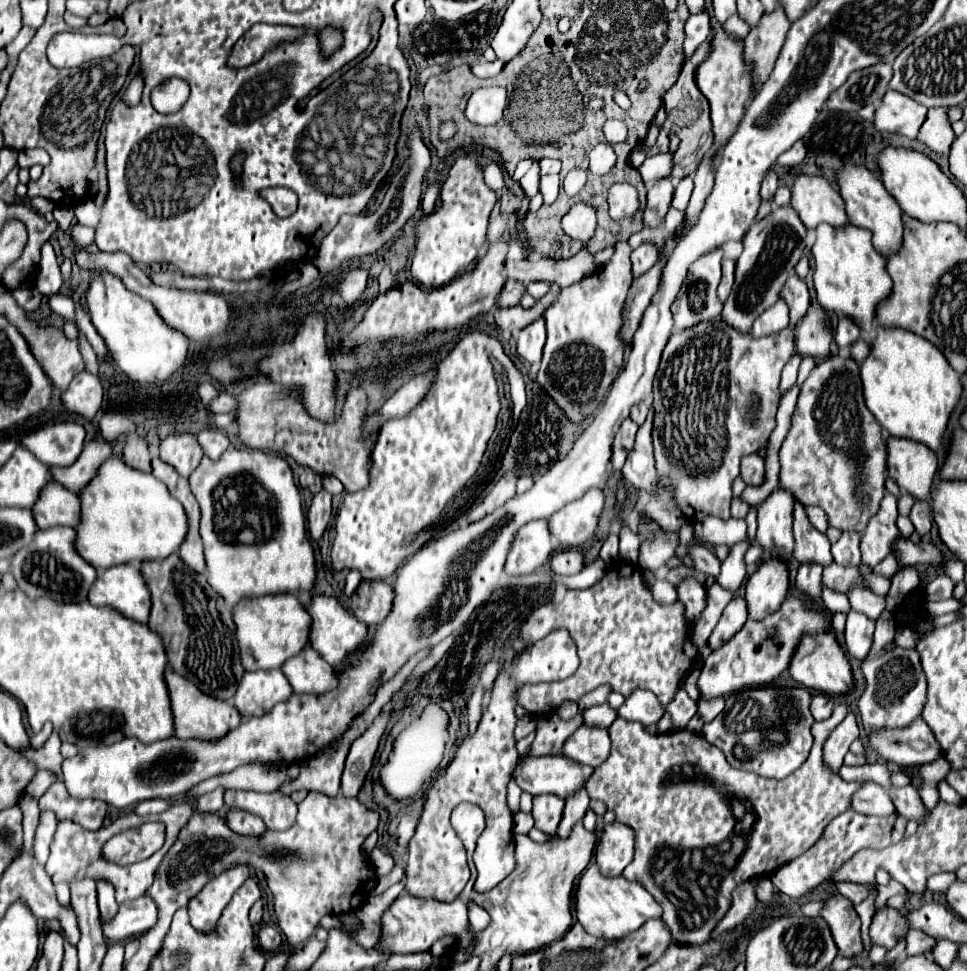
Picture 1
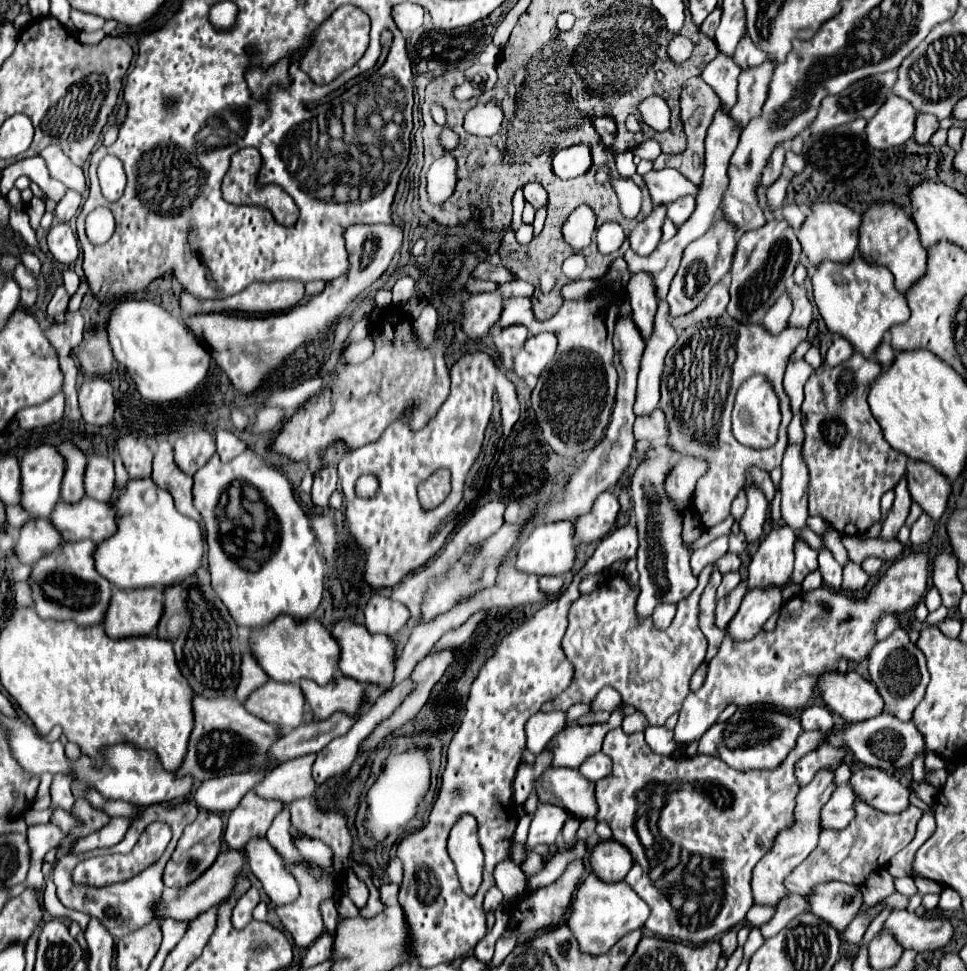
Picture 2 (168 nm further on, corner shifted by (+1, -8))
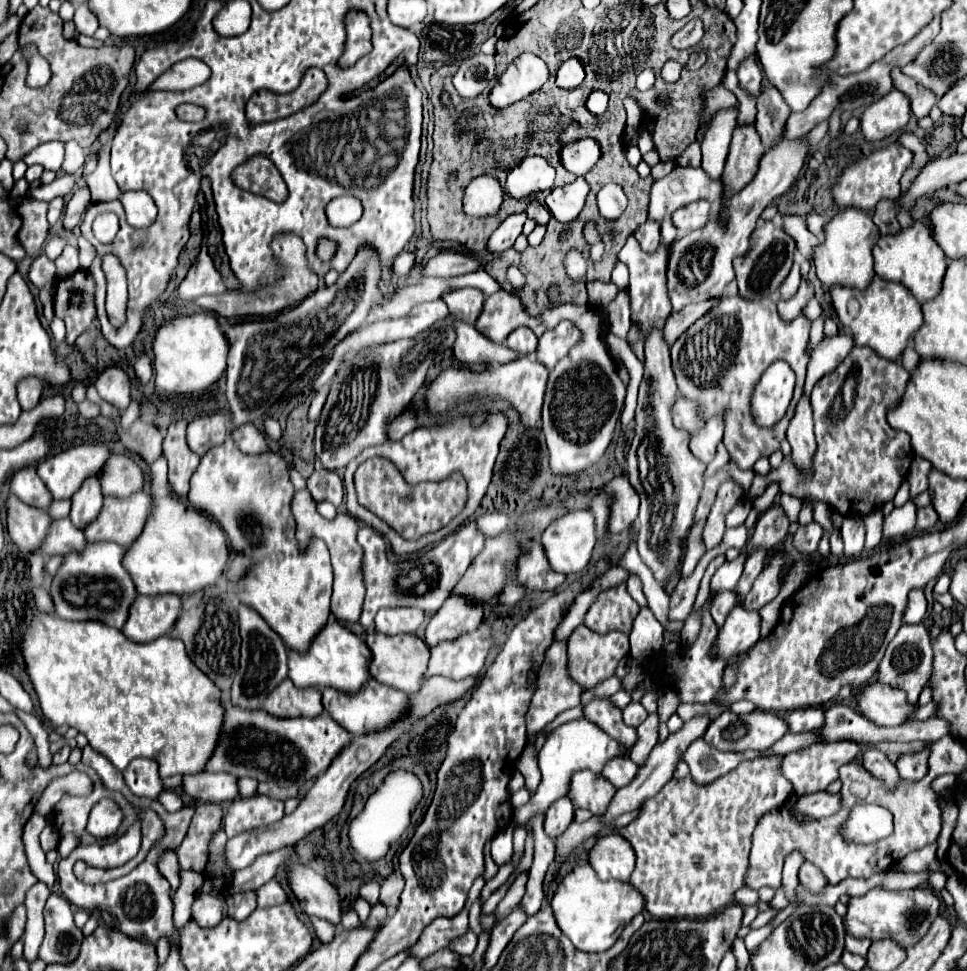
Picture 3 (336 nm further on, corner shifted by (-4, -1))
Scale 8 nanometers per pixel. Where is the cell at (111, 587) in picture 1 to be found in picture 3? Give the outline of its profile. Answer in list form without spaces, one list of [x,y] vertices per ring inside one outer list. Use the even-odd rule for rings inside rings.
[[[165,594],[165,598],[137,596],[133,610],[129,610],[129,622],[125,622],[123,634],[133,642],[151,642],[165,636],[181,614],[181,598]]]

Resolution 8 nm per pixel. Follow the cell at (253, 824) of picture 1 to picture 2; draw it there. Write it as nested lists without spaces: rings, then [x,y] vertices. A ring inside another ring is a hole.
[[[266,837],[250,839],[244,847],[244,853],[252,873],[258,877],[274,905],[286,905],[298,897],[296,879],[284,869],[282,857]]]

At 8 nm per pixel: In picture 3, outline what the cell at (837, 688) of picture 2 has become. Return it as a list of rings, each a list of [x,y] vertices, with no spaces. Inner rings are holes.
[[[875,682],[863,688],[859,696],[859,708],[865,718],[879,726],[901,726],[913,716],[917,706],[909,704],[903,690]]]

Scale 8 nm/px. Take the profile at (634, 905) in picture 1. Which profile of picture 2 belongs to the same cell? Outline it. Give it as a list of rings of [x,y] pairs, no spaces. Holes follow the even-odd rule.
[[[590,873],[584,877],[584,881],[578,887],[576,899],[572,903],[572,911],[568,913],[568,919],[566,919],[566,925],[572,929],[584,953],[600,955],[600,953],[606,953],[626,933],[634,929],[642,929],[648,917],[650,917],[648,905],[636,893],[632,893],[632,889],[628,889],[624,881],[604,883],[600,881],[598,875]]]

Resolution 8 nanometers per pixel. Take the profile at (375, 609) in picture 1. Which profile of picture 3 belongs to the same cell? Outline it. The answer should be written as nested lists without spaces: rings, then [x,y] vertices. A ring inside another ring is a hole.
[[[401,608],[401,610],[379,610],[375,616],[377,632],[386,635],[409,634],[425,622],[425,612],[419,608]]]

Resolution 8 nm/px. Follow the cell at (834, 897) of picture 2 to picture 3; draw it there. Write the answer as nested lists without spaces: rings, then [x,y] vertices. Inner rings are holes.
[[[805,862],[799,870],[799,882],[811,892],[821,892],[821,888],[827,884],[827,878],[821,874],[821,870],[817,870],[817,866],[813,866],[811,862]]]

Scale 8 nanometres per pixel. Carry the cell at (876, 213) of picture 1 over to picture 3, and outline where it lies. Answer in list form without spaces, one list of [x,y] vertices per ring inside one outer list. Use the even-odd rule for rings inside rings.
[[[915,222],[911,228],[905,228],[895,236],[883,236],[881,242],[877,242],[873,248],[873,256],[877,276],[887,282],[901,282],[917,298],[919,304],[925,304],[939,296],[947,260],[943,250],[933,240],[931,230],[923,222]]]

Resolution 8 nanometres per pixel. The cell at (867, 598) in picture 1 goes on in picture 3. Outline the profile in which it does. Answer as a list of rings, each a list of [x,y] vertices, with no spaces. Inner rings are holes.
[[[845,518],[839,532],[845,542],[845,558],[857,558],[863,552],[863,542],[865,542],[863,520],[861,518]]]

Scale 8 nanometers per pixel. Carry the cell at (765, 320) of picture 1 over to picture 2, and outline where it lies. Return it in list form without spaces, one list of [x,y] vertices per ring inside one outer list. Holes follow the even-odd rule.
[[[784,293],[782,297],[778,297],[778,301],[768,309],[762,327],[770,333],[770,335],[778,335],[788,327],[788,319],[792,315],[792,303],[788,299],[788,295]]]

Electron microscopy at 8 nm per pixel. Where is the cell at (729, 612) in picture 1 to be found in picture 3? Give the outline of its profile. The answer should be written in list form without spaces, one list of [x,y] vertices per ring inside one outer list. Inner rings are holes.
[[[757,548],[757,550],[751,550],[749,556],[747,556],[747,562],[745,562],[745,570],[743,570],[743,576],[739,580],[739,586],[737,586],[737,594],[739,598],[743,600],[743,596],[751,590],[755,578],[761,574],[761,570],[765,568],[765,560],[767,560],[767,550],[765,548]]]

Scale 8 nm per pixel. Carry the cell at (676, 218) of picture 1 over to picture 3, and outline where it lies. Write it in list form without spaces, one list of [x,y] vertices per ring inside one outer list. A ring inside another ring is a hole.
[[[665,218],[665,222],[661,222],[661,242],[669,244],[677,238],[677,228],[673,226],[671,218]]]

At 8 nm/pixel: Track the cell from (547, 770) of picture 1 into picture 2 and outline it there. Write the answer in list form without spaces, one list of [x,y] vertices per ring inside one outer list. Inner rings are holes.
[[[550,767],[536,781],[540,803],[560,805],[578,819],[594,817],[598,813],[594,799],[594,783],[582,777],[576,769]]]

